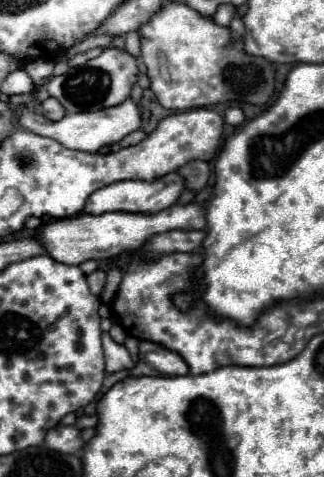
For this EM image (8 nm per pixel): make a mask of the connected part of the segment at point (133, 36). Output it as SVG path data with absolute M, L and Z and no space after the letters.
M127 33L125 35L125 49L133 55L133 57L139 57L141 51L139 51L139 33Z

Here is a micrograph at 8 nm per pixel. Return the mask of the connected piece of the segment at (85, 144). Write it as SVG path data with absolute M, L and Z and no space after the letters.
M131 99L123 101L117 107L101 109L101 111L95 111L95 113L69 113L61 121L49 121L41 113L35 113L35 111L27 109L25 105L17 105L17 107L19 107L19 113L21 113L19 115L19 125L23 129L27 129L31 133L51 137L51 139L59 141L61 145L67 145L69 149L89 151L89 153L99 151L99 147L103 147L103 145L113 145L113 143L121 141L125 135L129 135L129 133L133 133L141 127L139 109L135 107L135 103Z

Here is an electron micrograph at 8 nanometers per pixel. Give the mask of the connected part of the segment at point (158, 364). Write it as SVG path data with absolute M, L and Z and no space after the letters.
M143 341L139 345L139 355L147 363L151 363L161 375L179 377L179 375L187 375L189 373L187 363L183 361L183 357L179 357L179 353L163 347L163 345L155 345L151 341Z

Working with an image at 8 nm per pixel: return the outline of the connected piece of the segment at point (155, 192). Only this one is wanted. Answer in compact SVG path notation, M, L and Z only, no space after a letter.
M169 173L157 181L117 181L111 183L97 193L93 193L87 199L85 213L89 215L103 215L103 213L113 213L113 211L123 211L123 213L143 213L143 215L155 215L163 209L169 209L171 205L177 203L181 191L183 191L183 179L177 173Z

